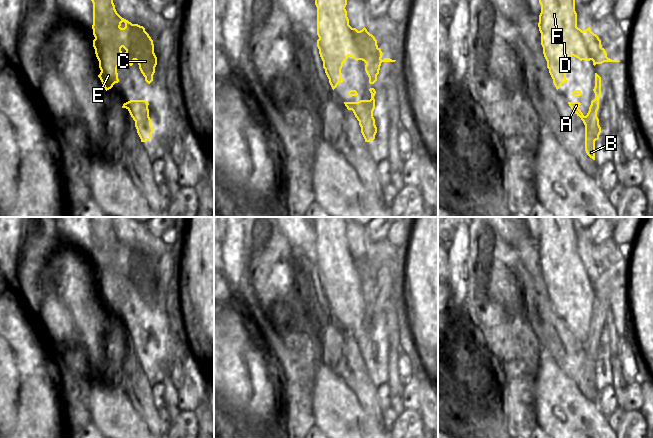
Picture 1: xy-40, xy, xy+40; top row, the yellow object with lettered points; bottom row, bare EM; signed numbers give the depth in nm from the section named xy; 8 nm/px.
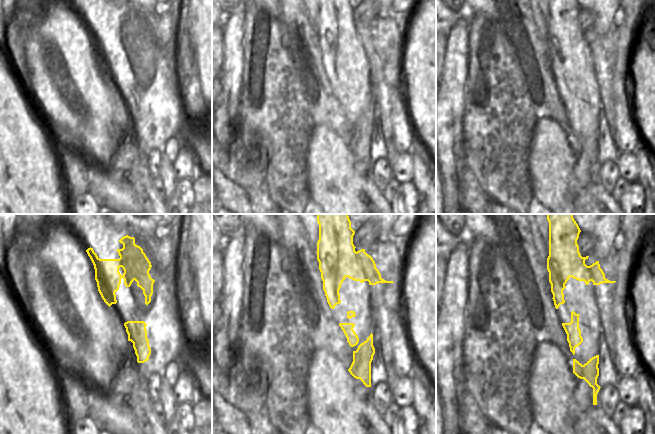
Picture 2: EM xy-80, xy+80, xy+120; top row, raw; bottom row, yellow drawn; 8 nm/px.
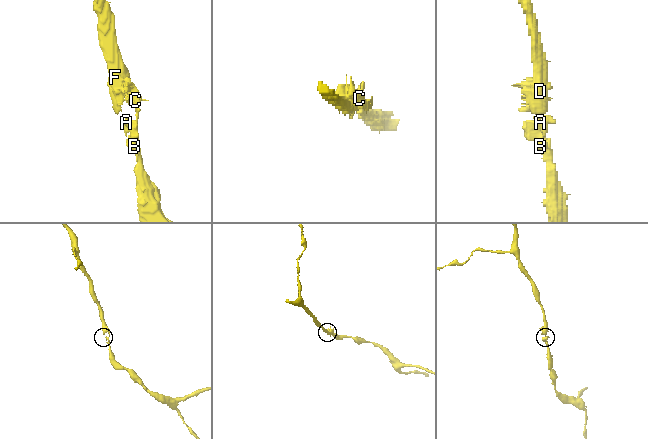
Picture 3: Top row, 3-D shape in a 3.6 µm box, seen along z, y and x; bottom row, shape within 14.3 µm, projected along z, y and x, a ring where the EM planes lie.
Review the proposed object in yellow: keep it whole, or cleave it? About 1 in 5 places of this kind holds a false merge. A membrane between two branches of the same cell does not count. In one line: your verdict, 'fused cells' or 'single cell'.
single cell

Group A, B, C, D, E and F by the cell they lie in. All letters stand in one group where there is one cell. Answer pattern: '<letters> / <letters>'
A B C D E F

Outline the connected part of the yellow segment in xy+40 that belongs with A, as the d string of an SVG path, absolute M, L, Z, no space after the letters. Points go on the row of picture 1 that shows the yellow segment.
M595 73L595 87L593 89L595 99L591 101L589 111L586 116L579 109L580 102L568 102L573 112L581 118L585 125L585 151L587 155L595 160L595 141L599 139L601 127L597 117L599 109L599 99L601 97L601 77Z

